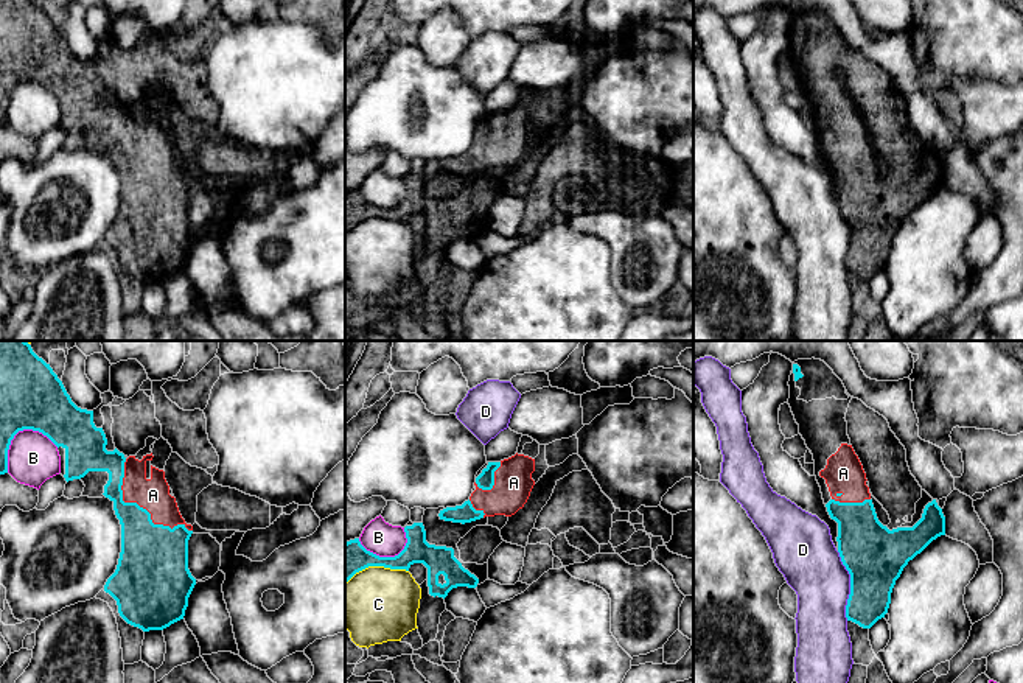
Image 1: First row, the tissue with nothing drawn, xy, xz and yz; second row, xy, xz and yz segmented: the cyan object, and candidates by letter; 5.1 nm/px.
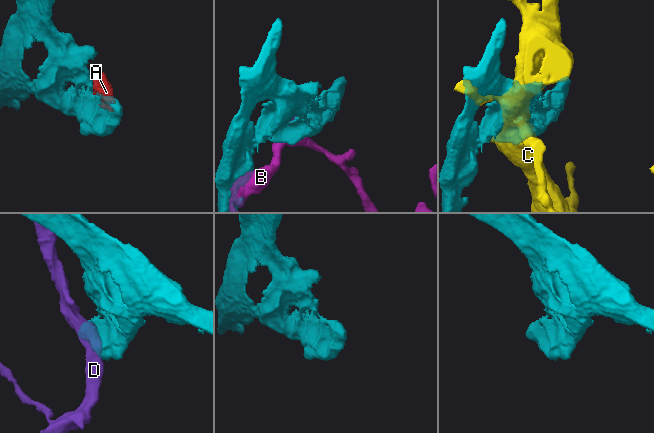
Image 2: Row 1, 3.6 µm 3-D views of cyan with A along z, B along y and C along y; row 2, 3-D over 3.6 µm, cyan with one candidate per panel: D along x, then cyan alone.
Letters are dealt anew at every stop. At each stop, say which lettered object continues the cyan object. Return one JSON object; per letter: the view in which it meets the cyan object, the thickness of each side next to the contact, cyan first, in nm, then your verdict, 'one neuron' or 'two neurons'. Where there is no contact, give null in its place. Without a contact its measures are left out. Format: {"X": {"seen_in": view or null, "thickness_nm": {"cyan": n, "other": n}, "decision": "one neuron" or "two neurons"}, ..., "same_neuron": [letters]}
{"A": {"seen_in": "xy", "thickness_nm": {"cyan": 300, "other": 160}, "decision": "one neuron"}, "B": {"seen_in": "xy", "thickness_nm": {"cyan": 340, "other": 260}, "decision": "two neurons"}, "C": {"seen_in": "xz", "thickness_nm": {"cyan": 180, "other": 380}, "decision": "two neurons"}, "D": {"seen_in": "yz", "thickness_nm": {"cyan": 320, "other": 300}, "decision": "two neurons"}, "same_neuron": ["A"]}

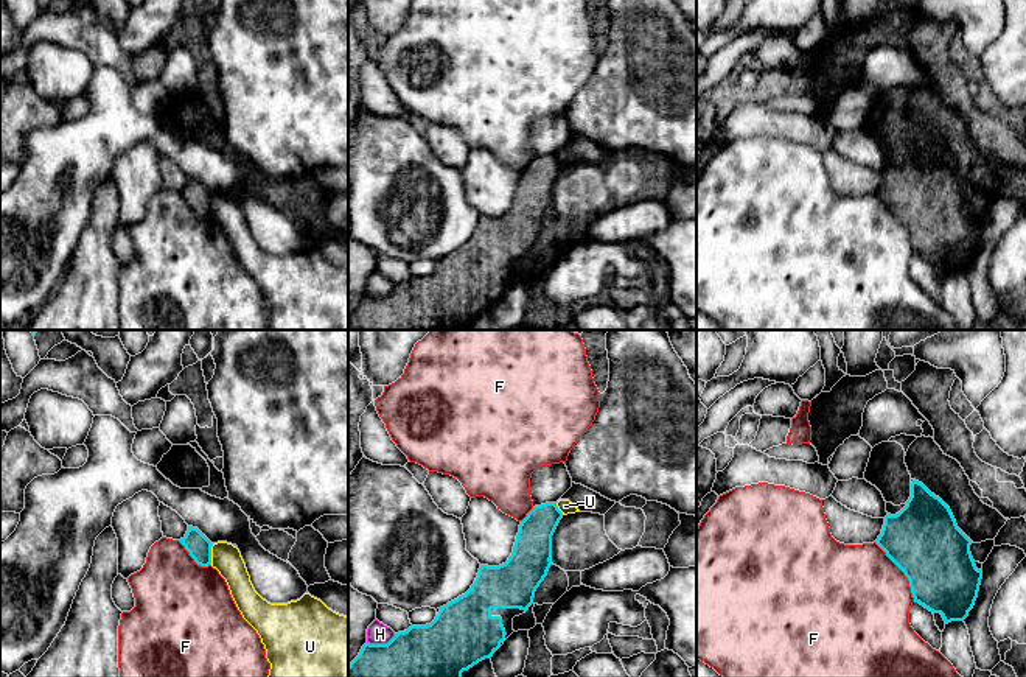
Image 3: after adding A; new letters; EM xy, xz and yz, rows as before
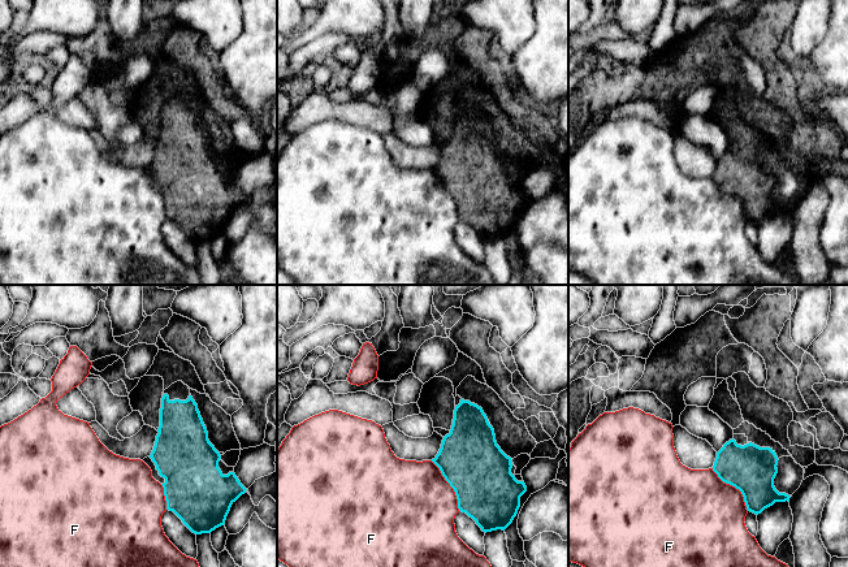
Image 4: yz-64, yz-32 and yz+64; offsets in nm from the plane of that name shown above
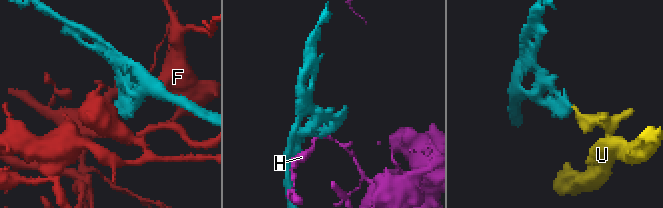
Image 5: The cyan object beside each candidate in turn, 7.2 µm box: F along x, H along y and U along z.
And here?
{"F": {"seen_in": "yz", "thickness_nm": {"cyan": 380, "other": 480}, "decision": "two neurons"}, "H": {"seen_in": "xz", "thickness_nm": {"cyan": 460, "other": 110}, "decision": "two neurons"}, "U": {"seen_in": "xy", "thickness_nm": {"cyan": 120, "other": 150}, "decision": "two neurons"}, "same_neuron": []}

